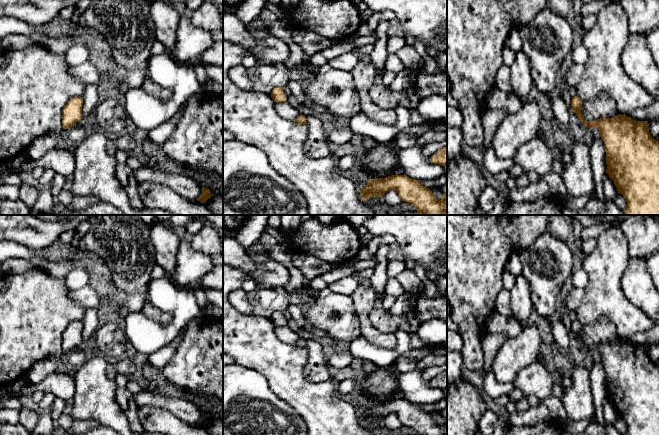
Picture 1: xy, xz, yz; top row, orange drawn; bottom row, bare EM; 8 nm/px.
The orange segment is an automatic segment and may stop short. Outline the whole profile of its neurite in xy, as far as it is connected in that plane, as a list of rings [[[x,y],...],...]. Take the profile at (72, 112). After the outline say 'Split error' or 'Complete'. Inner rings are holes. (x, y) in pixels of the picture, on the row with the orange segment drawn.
[[[81,96],[71,98],[62,110],[62,127],[70,129],[83,117],[83,98]]]. Complete

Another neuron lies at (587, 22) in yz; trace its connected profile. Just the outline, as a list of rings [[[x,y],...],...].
[[[590,15],[582,17],[580,24],[584,29],[584,31],[587,31],[595,25],[596,21],[597,21],[597,15]]]

